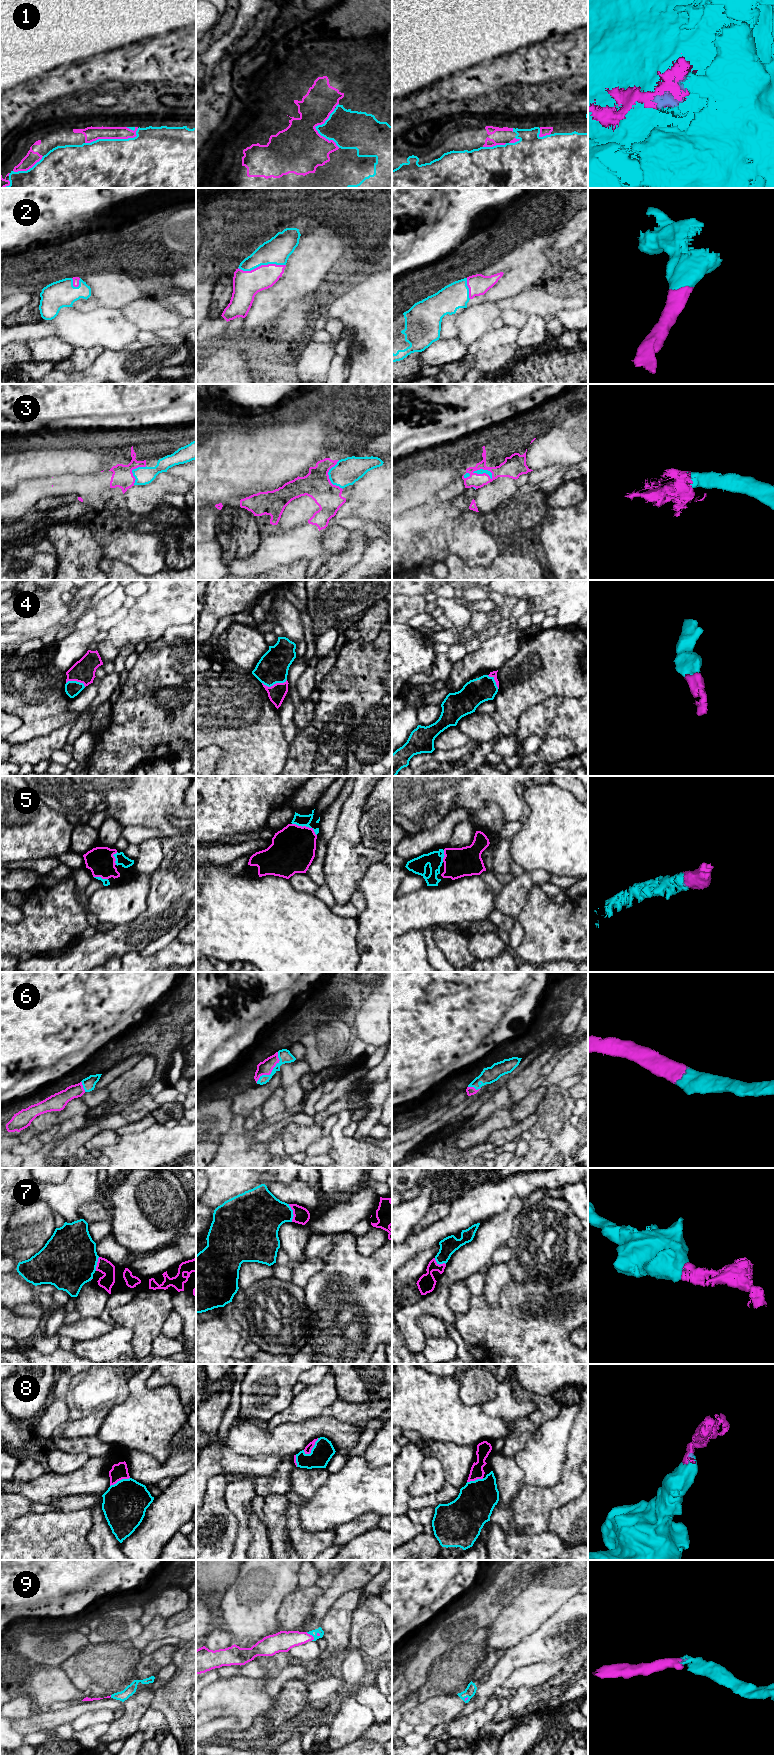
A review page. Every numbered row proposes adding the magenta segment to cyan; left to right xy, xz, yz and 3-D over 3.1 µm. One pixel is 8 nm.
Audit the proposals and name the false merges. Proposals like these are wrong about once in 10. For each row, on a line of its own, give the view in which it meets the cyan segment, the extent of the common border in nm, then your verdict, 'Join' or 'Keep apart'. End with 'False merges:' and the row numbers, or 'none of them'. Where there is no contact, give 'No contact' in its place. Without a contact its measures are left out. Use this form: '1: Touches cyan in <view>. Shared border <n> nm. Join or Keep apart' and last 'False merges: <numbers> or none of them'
1: Touches cyan in xy. Shared border 440 nm. Join
2: Touches cyan in xz. Shared border 380 nm. Join
3: Touches cyan in yz. Shared border 180 nm. Join
4: Touches cyan in xz. Shared border 200 nm. Join
5: Touches cyan in xz. Shared border 220 nm. Join
6: Touches cyan in xz. Shared border 300 nm. Join
7: Touches cyan in xz. Shared border 150 nm. Join
8: Touches cyan in xz. Shared border 170 nm. Join
9: Touches cyan in xz. Shared border 90 nm. Join
False merges: none of them

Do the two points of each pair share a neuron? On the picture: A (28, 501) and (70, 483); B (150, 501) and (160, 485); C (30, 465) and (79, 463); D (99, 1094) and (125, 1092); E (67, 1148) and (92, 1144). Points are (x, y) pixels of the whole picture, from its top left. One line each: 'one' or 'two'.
A: one
B: one
C: one
D: two
E: two

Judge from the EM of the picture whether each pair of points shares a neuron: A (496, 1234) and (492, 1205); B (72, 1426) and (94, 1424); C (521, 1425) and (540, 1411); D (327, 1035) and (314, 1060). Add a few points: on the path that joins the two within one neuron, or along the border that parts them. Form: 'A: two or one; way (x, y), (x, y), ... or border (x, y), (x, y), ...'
A: two; border (511, 1201), (503, 1211), (480, 1223)
B: one; way (77, 1426), (89, 1426)
C: two; border (526, 1416), (538, 1426)
D: one; way (327, 1041), (327, 1046), (320, 1054)

